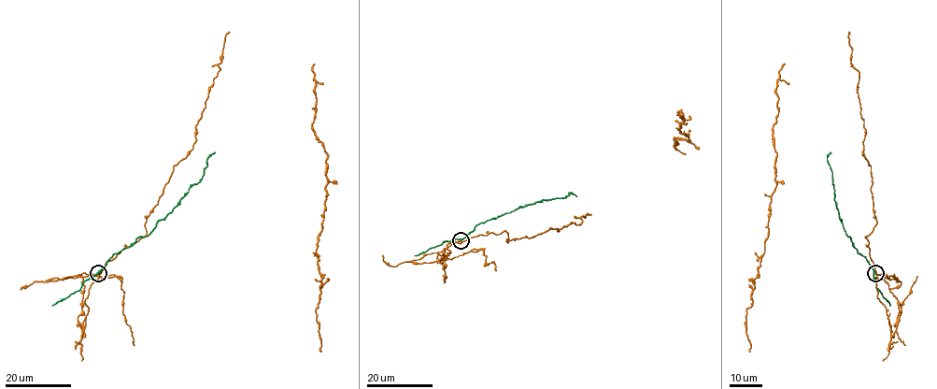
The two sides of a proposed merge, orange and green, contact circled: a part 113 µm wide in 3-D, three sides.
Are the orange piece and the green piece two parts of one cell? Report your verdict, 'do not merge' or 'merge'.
do not merge

